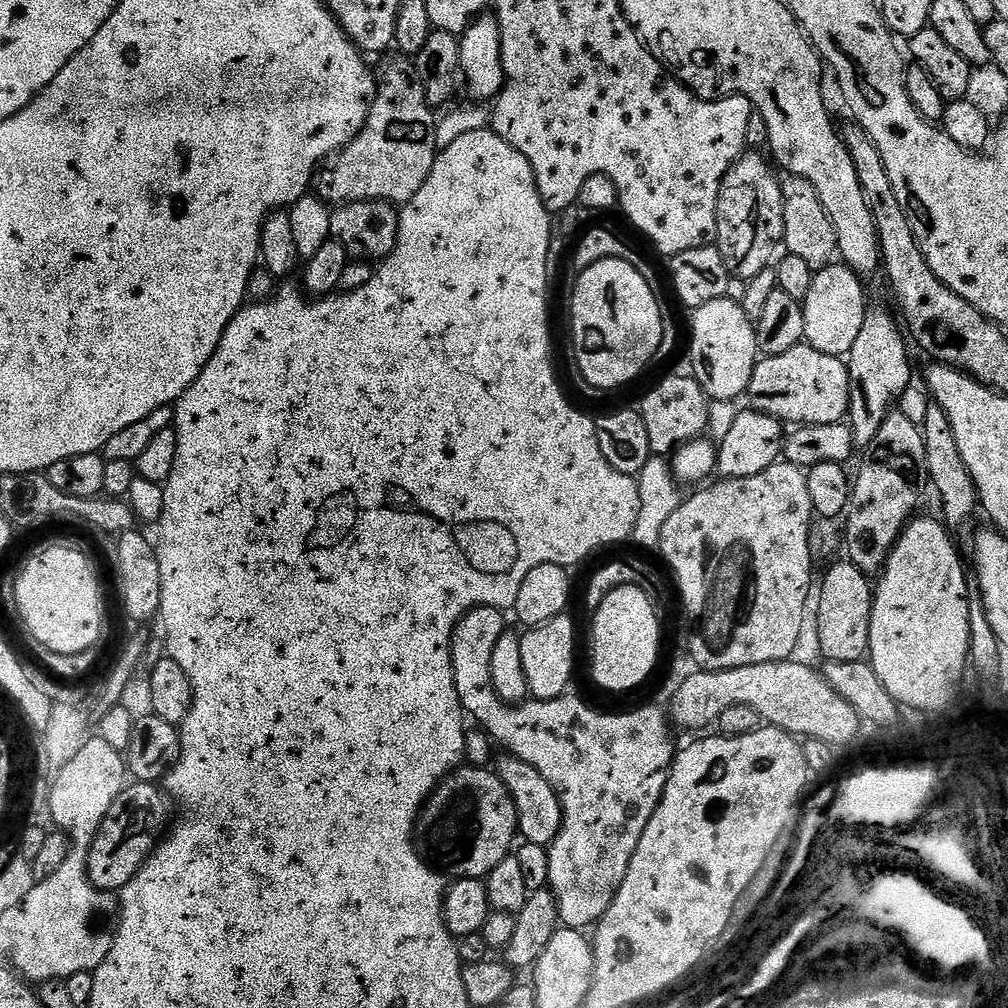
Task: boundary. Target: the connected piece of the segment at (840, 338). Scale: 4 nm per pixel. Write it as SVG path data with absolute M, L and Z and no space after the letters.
M833 262L813 275L810 294L806 294L802 303L805 314L804 340L814 350L827 356L847 357L858 339L858 333L862 331L866 311L864 288L860 284L863 284L861 277L843 262Z

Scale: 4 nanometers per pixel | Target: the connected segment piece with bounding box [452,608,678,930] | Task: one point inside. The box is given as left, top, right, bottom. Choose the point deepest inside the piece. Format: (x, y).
(609, 770)

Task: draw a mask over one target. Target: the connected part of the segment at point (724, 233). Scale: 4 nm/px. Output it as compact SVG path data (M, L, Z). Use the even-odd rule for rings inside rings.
M756 150L745 151L732 165L724 175L716 207L718 234L715 247L720 249L729 277L745 282L752 280L754 274L762 274L762 270L773 263L776 247L779 249L784 239L781 181L772 173L773 165L760 155Z

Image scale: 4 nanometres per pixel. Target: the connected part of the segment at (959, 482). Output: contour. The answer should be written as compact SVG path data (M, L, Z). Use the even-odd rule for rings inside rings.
M935 402L929 403L926 410L926 422L922 425L922 431L924 434L924 445L926 446L927 479L930 481L930 484L936 487L936 492L940 495L940 508L944 511L944 516L942 515L943 523L949 529L957 530L956 528L962 527L963 524L970 523L972 515L978 512L976 487L966 470L966 462L962 462L962 454L958 454L958 442L954 442L954 430L950 427L950 418L946 418L942 406L938 406Z

